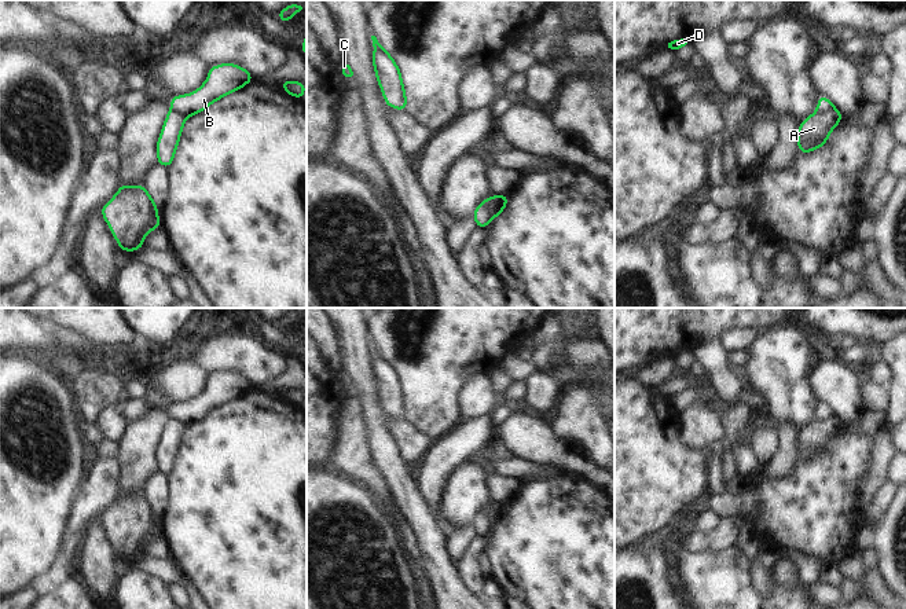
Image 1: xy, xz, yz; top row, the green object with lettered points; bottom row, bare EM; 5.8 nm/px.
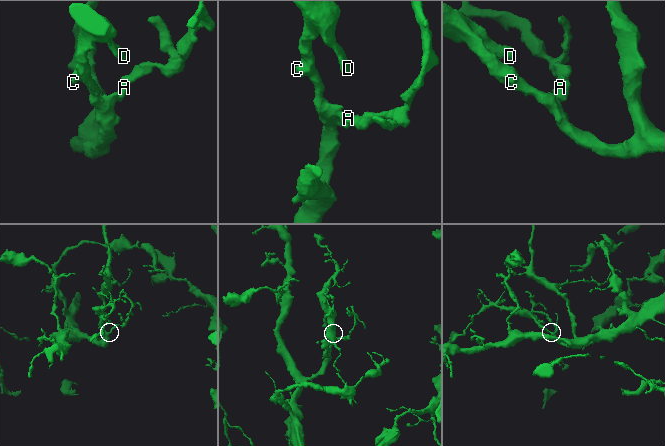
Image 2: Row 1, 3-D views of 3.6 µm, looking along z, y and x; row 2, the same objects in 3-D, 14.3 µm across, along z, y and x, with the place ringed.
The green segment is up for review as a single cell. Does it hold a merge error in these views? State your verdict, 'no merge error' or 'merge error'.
merge error

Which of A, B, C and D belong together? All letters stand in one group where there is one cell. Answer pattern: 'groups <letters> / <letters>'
groups A C D / B

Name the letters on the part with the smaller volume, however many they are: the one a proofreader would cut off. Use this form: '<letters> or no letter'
B

